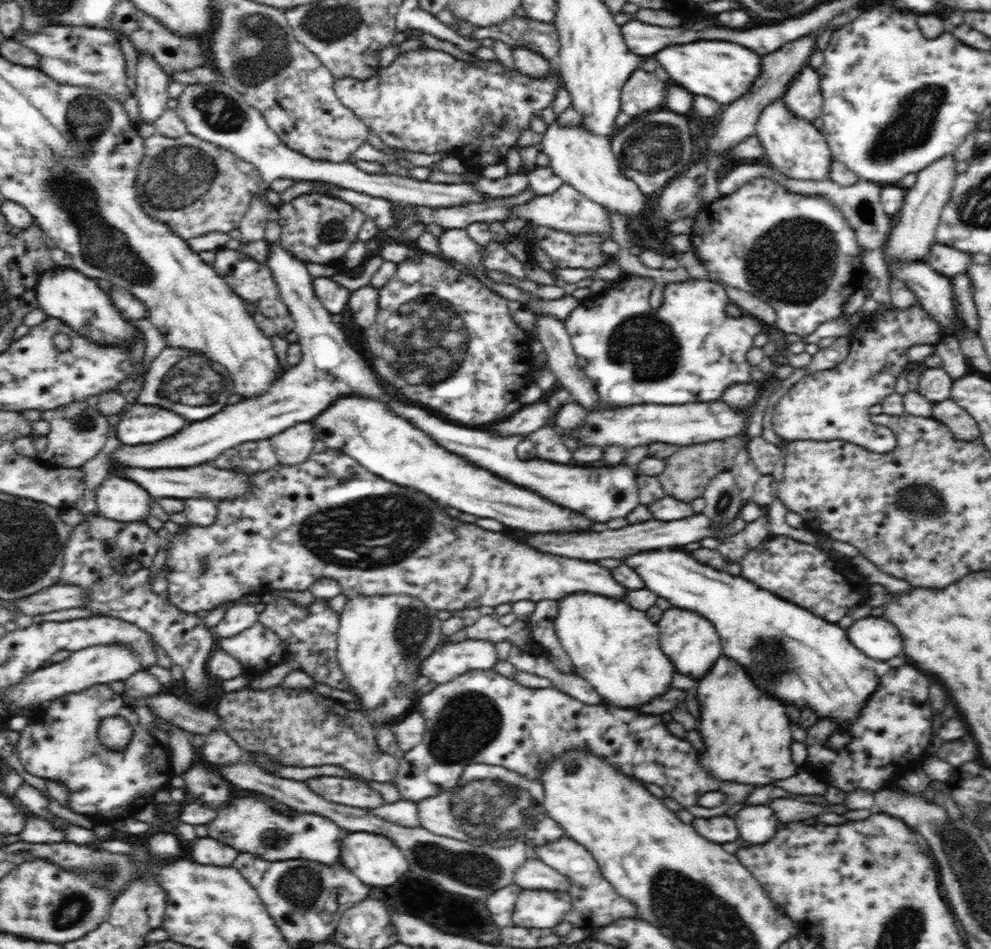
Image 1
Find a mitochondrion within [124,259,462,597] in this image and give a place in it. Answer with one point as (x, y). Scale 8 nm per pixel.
(383, 529)

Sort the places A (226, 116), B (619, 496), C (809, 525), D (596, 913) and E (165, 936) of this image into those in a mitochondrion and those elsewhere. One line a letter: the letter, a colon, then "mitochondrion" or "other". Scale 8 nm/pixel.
A: mitochondrion
B: other
C: other
D: other
E: other

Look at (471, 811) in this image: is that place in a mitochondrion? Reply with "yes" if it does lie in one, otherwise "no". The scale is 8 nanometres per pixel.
yes

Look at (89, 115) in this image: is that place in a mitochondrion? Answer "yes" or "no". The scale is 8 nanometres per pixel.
yes

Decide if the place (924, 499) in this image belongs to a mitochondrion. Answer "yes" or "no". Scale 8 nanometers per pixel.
yes

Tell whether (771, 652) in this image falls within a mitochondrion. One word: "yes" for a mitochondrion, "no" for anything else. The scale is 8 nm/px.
yes

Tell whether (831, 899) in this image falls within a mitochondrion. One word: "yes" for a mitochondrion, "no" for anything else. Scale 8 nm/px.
no

